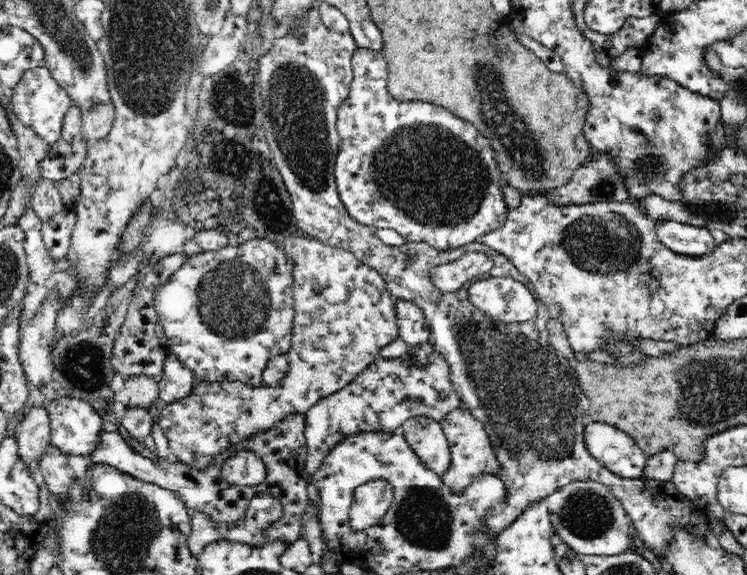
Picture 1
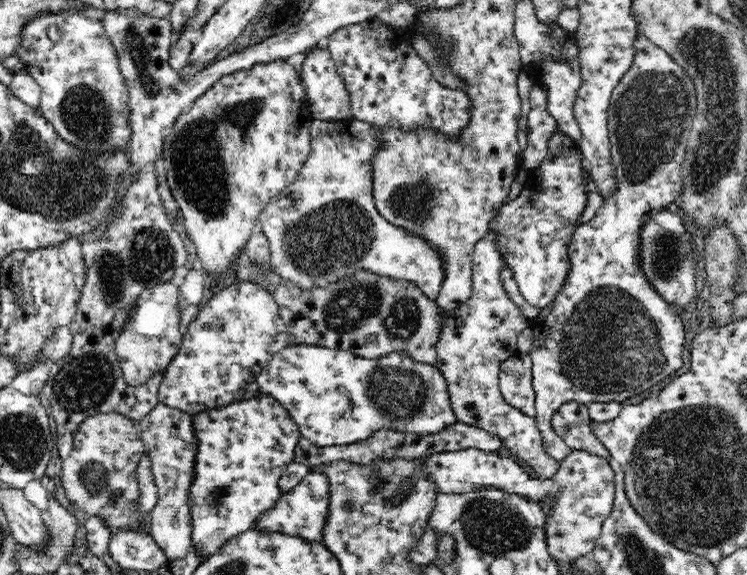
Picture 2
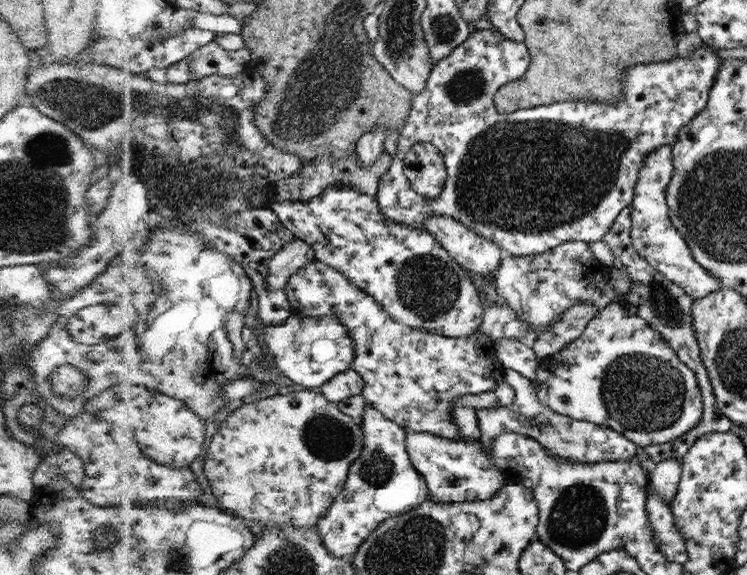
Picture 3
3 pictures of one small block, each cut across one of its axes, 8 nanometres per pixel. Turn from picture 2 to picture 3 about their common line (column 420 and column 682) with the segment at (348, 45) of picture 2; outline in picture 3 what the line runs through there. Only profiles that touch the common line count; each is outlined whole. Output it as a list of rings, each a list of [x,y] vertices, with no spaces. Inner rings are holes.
[[[489,29],[471,31],[468,38],[464,39],[464,42],[459,44],[451,54],[447,55],[444,59],[434,62],[428,74],[424,90],[412,94],[412,108],[408,112],[408,118],[404,121],[404,127],[399,131],[395,155],[387,171],[385,171],[385,174],[383,174],[378,182],[375,196],[377,202],[379,202],[381,213],[395,224],[404,224],[404,226],[416,228],[417,230],[420,230],[422,227],[424,228],[424,220],[428,216],[432,216],[432,214],[455,217],[461,224],[468,225],[468,229],[472,230],[472,232],[476,232],[479,236],[484,236],[485,240],[492,240],[495,244],[499,244],[500,250],[504,254],[510,254],[511,256],[540,255],[543,251],[548,251],[558,244],[571,241],[597,242],[597,240],[603,239],[603,236],[610,230],[620,211],[623,211],[625,207],[629,207],[629,204],[632,203],[636,180],[639,178],[640,169],[643,167],[643,163],[649,153],[656,151],[657,147],[663,145],[670,147],[676,143],[676,137],[681,130],[707,106],[707,96],[713,82],[715,82],[716,72],[719,70],[721,62],[723,62],[723,60],[713,55],[711,49],[715,50],[715,48],[705,47],[705,44],[703,44],[703,47],[697,47],[689,56],[675,56],[671,60],[634,64],[627,67],[620,74],[622,99],[614,102],[614,104],[605,105],[602,102],[591,100],[573,100],[505,114],[499,112],[496,108],[494,97],[500,87],[503,87],[504,84],[509,84],[509,81],[517,80],[518,77],[523,76],[525,71],[528,70],[528,64],[531,62],[529,50],[522,42],[516,43],[512,40],[507,40],[497,31]],[[422,142],[431,143],[431,145],[436,146],[440,150],[441,154],[444,154],[447,176],[444,180],[444,190],[435,200],[425,200],[419,194],[412,192],[409,189],[407,178],[402,172],[402,161],[408,152],[408,148]]]

